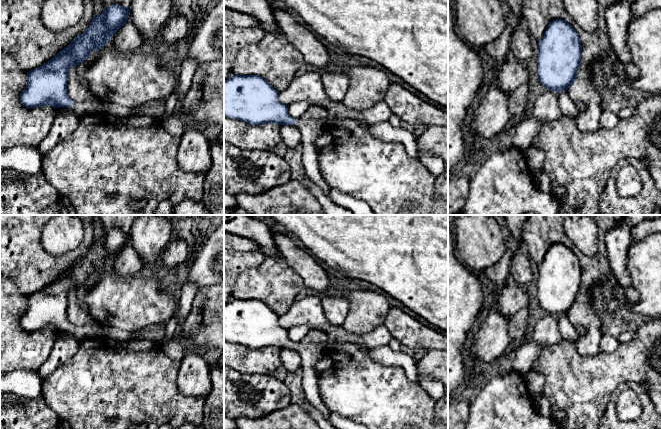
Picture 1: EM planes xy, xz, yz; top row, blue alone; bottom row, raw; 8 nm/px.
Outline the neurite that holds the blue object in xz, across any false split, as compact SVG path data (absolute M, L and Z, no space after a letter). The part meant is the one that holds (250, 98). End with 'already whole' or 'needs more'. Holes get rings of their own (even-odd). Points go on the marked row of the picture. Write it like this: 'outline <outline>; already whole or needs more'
outline M232 75L224 81L224 117L244 121L251 125L264 125L275 123L279 125L296 125L301 132L301 145L303 147L302 162L305 174L322 192L330 197L329 184L322 177L317 153L314 146L315 139L325 127L322 120L299 121L288 114L287 105L279 101L279 92L264 78L258 75Z; needs more

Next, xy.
outline M120 4L105 7L100 16L93 16L89 27L51 60L27 72L26 88L20 102L26 108L67 107L76 115L102 111L101 103L92 101L75 103L67 94L70 69L88 60L92 51L99 51L129 19L130 9Z; needs more

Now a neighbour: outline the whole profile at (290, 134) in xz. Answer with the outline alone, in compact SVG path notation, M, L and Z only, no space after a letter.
M281 125L280 136L287 148L293 149L301 144L301 132L296 125Z

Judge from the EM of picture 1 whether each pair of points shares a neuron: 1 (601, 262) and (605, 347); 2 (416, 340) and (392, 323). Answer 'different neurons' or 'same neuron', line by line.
1: different neurons
2: same neuron

